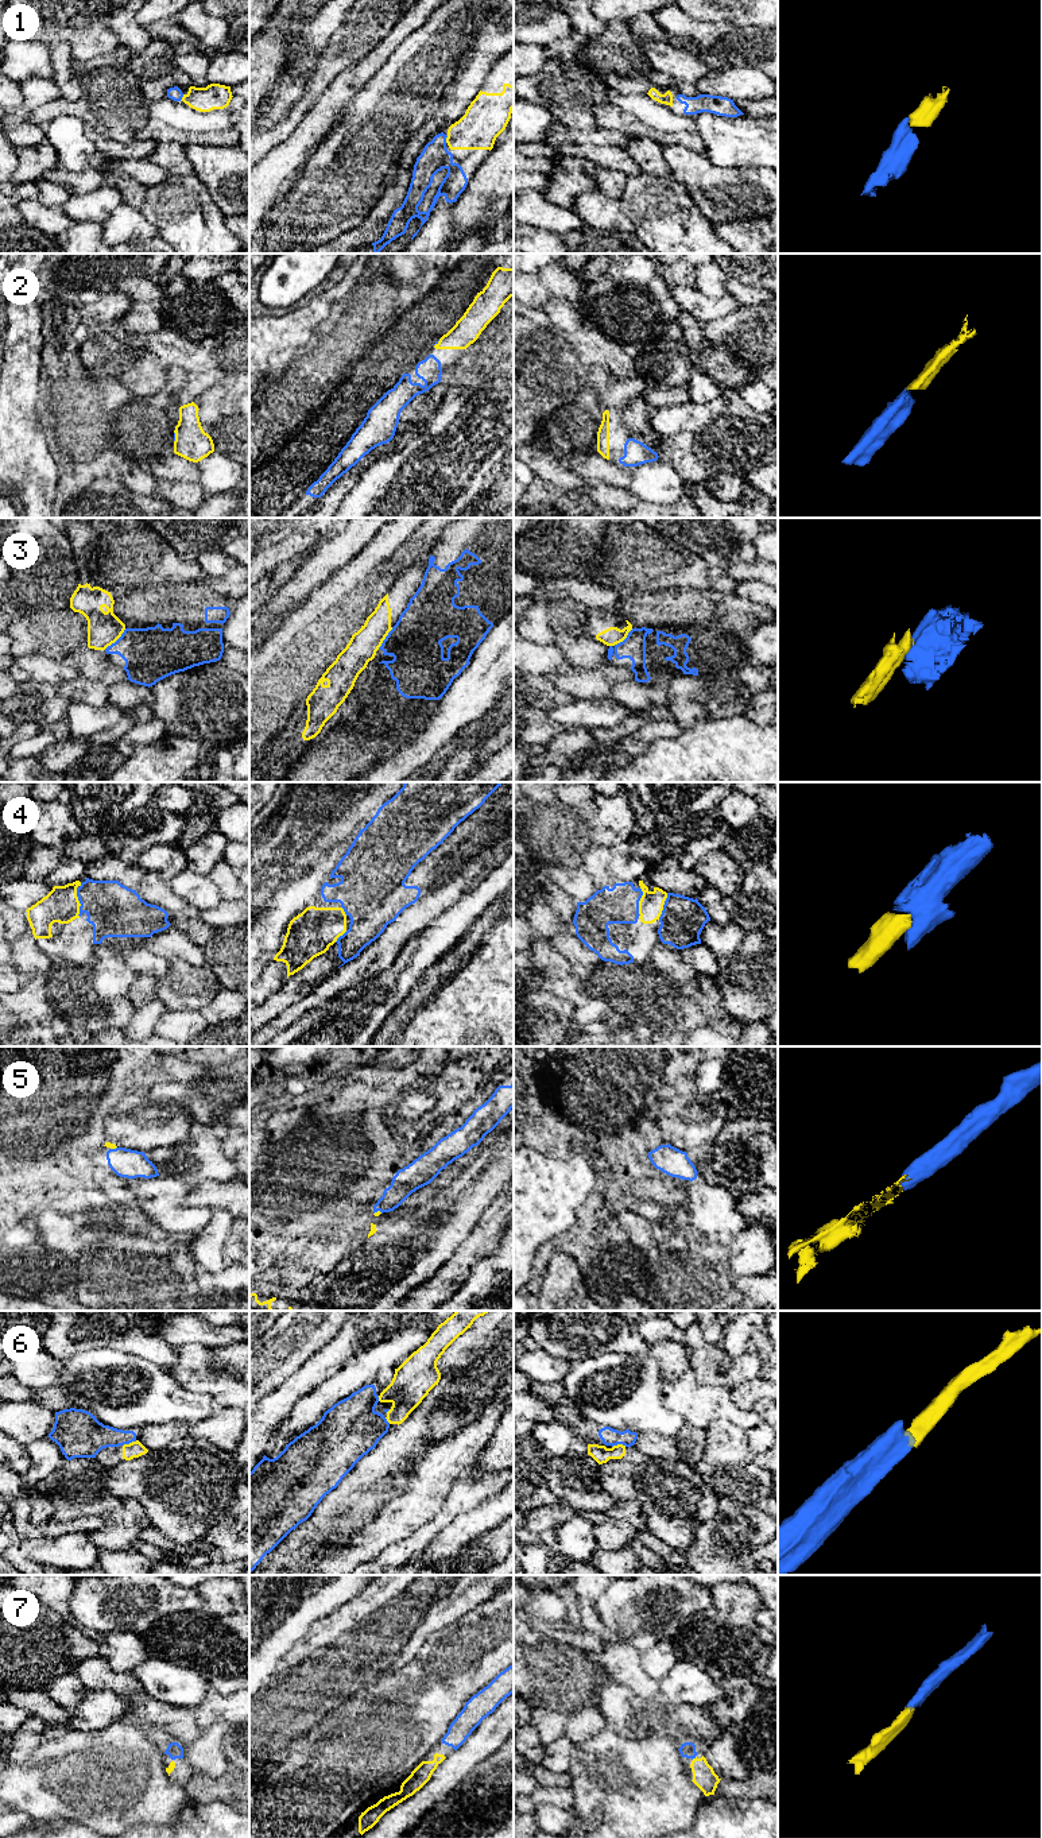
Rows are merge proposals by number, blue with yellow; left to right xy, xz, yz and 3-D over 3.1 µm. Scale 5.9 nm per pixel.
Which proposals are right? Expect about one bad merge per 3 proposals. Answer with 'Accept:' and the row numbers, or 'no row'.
Accept: 1, 2, 4, 5, 7

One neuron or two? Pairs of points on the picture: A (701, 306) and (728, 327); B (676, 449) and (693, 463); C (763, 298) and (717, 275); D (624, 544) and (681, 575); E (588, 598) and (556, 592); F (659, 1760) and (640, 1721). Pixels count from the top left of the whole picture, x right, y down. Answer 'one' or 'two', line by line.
A: two
B: one
C: two
D: one
E: one
F: two

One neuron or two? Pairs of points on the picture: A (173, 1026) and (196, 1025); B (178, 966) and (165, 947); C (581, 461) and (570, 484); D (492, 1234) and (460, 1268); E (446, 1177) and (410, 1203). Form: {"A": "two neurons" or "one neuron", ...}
{"A": "one neuron", "B": "two neurons", "C": "two neurons", "D": "one neuron", "E": "one neuron"}

